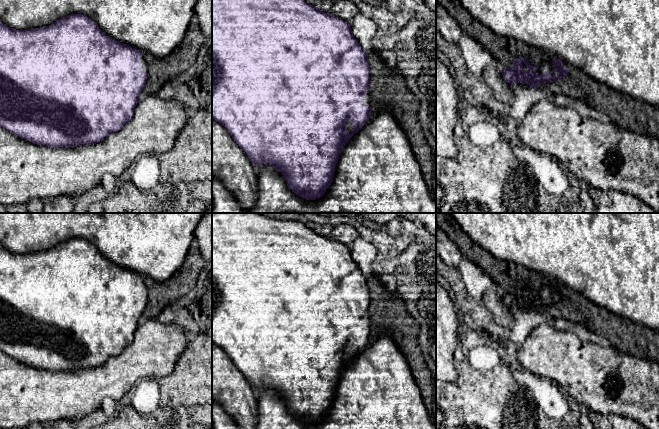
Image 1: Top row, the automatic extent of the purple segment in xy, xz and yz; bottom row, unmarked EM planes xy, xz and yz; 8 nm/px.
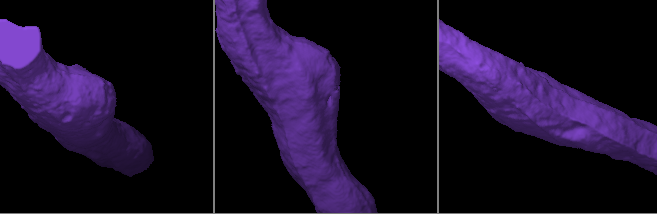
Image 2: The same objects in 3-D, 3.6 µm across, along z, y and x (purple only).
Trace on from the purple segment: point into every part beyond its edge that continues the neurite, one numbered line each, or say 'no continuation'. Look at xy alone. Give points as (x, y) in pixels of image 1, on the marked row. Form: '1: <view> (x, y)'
1: xy (144, 68)

